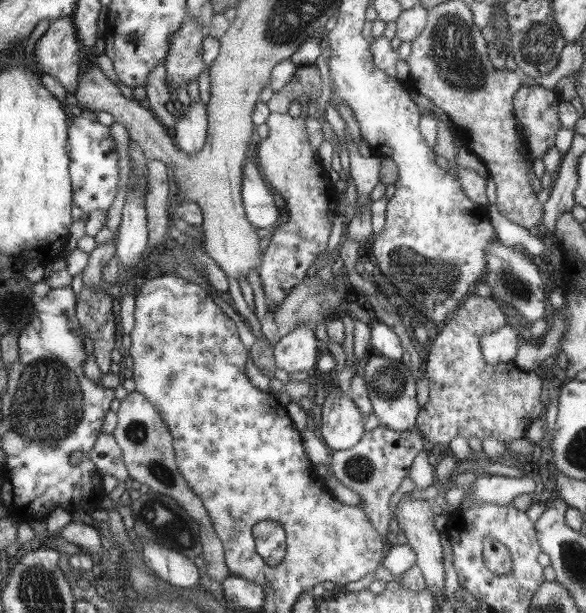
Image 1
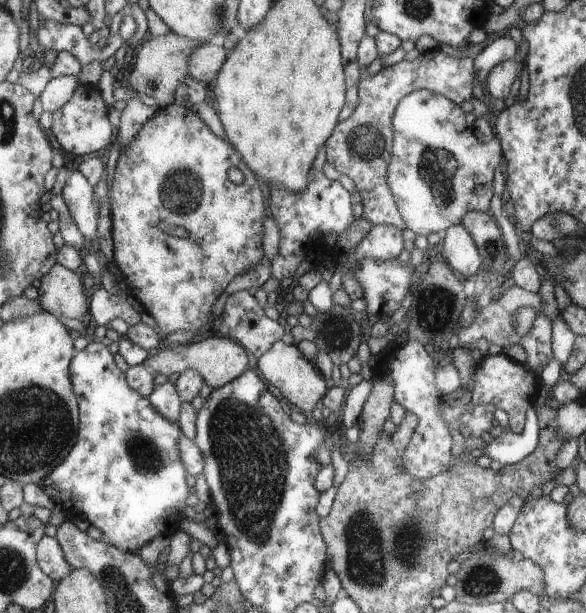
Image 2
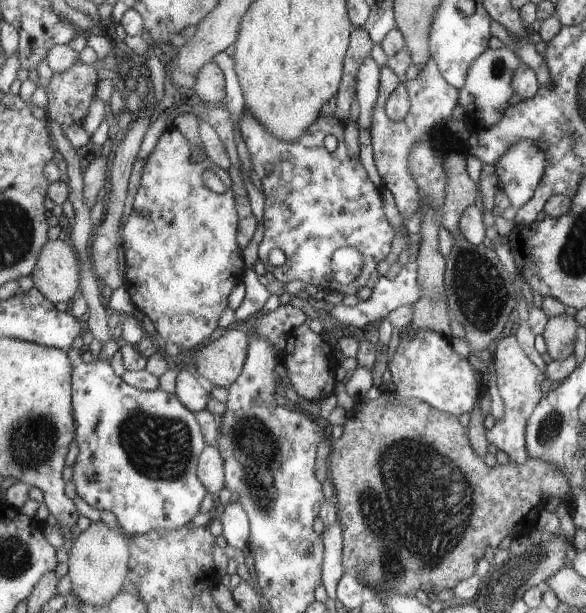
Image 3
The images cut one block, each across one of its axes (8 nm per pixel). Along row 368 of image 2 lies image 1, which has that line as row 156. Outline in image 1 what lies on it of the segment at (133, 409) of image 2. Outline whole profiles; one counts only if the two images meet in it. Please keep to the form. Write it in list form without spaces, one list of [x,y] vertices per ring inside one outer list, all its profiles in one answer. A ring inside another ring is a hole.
[[[83,110],[79,117],[71,117],[69,137],[74,205],[84,215],[89,215],[94,209],[107,211],[117,192],[117,174],[119,174],[117,168],[119,156],[115,150],[115,142],[109,134],[109,127],[99,124],[93,111]]]

